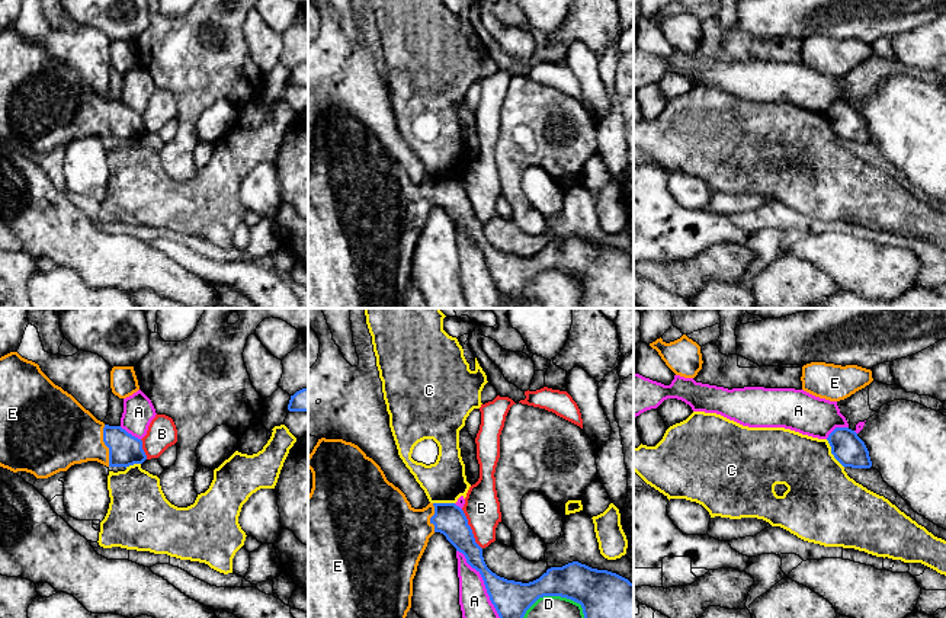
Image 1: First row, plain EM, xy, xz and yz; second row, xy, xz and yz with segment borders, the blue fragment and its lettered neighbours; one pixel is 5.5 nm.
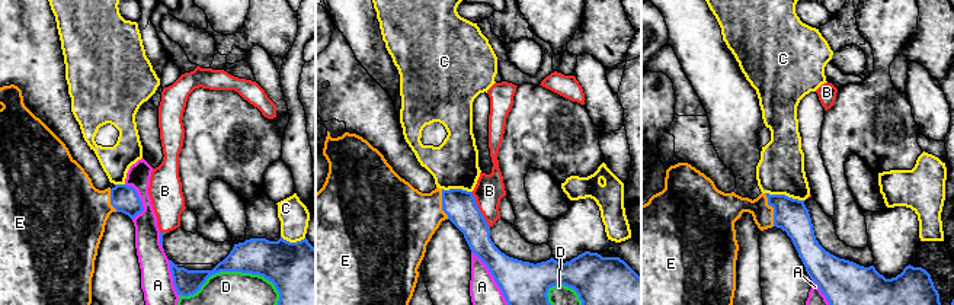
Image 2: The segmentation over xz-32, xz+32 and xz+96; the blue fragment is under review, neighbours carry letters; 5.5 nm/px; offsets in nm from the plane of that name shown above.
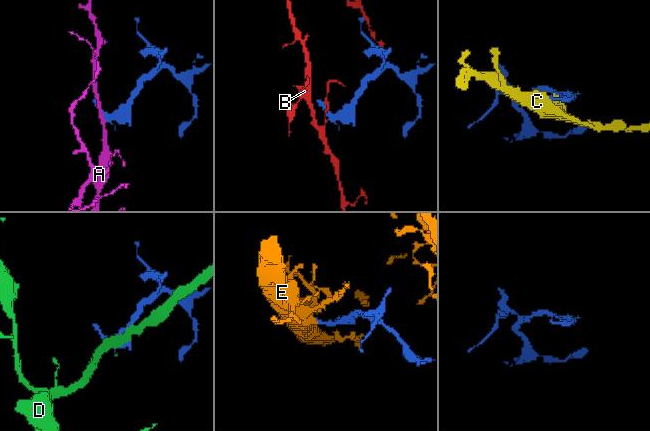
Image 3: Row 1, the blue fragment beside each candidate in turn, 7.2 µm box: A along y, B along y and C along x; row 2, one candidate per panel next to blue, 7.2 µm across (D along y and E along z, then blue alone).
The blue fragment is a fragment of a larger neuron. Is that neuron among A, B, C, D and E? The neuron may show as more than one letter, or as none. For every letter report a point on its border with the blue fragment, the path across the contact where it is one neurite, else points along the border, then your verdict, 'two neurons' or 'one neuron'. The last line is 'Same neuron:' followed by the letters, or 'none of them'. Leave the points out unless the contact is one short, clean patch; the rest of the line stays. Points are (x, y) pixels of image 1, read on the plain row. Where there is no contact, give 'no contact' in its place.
A: meets blue in xz at (484, 258); two neurons
B: meets blue in xz at (471, 204); two neurons
C: meets blue in yz at (831, 127); two neurons
D: meets blue in xz at (564, 271); two neurons
E: meets blue in xy at (105, 118); runs through xy (125, 124), (105, 118), (61, 106); one neuron
Same neuron: E

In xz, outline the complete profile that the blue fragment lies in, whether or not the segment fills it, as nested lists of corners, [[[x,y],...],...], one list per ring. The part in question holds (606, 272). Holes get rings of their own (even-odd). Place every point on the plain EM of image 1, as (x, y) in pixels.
[[[321,112],[308,129],[308,143],[312,147],[312,163],[308,169],[308,308],[404,308],[405,291],[411,282],[413,253],[434,206],[443,208],[481,249],[500,294],[516,298],[519,308],[545,308],[523,295],[526,285],[543,270],[561,270],[580,278],[584,288],[581,308],[634,308],[634,257],[628,253],[573,236],[562,241],[551,241],[529,257],[507,254],[487,241],[482,222],[475,217],[459,180],[429,177],[423,183],[414,183],[405,169],[387,154],[381,141],[357,119]]]

